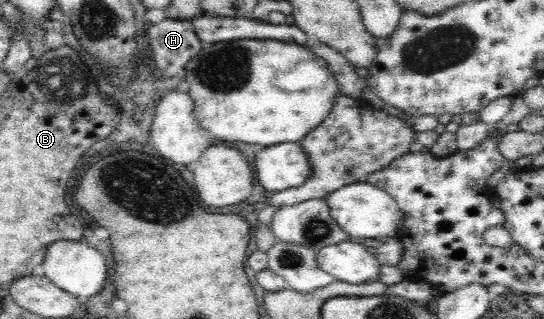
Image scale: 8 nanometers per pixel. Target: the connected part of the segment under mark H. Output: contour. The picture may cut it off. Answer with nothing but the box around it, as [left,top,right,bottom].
[147,17,202,78]

